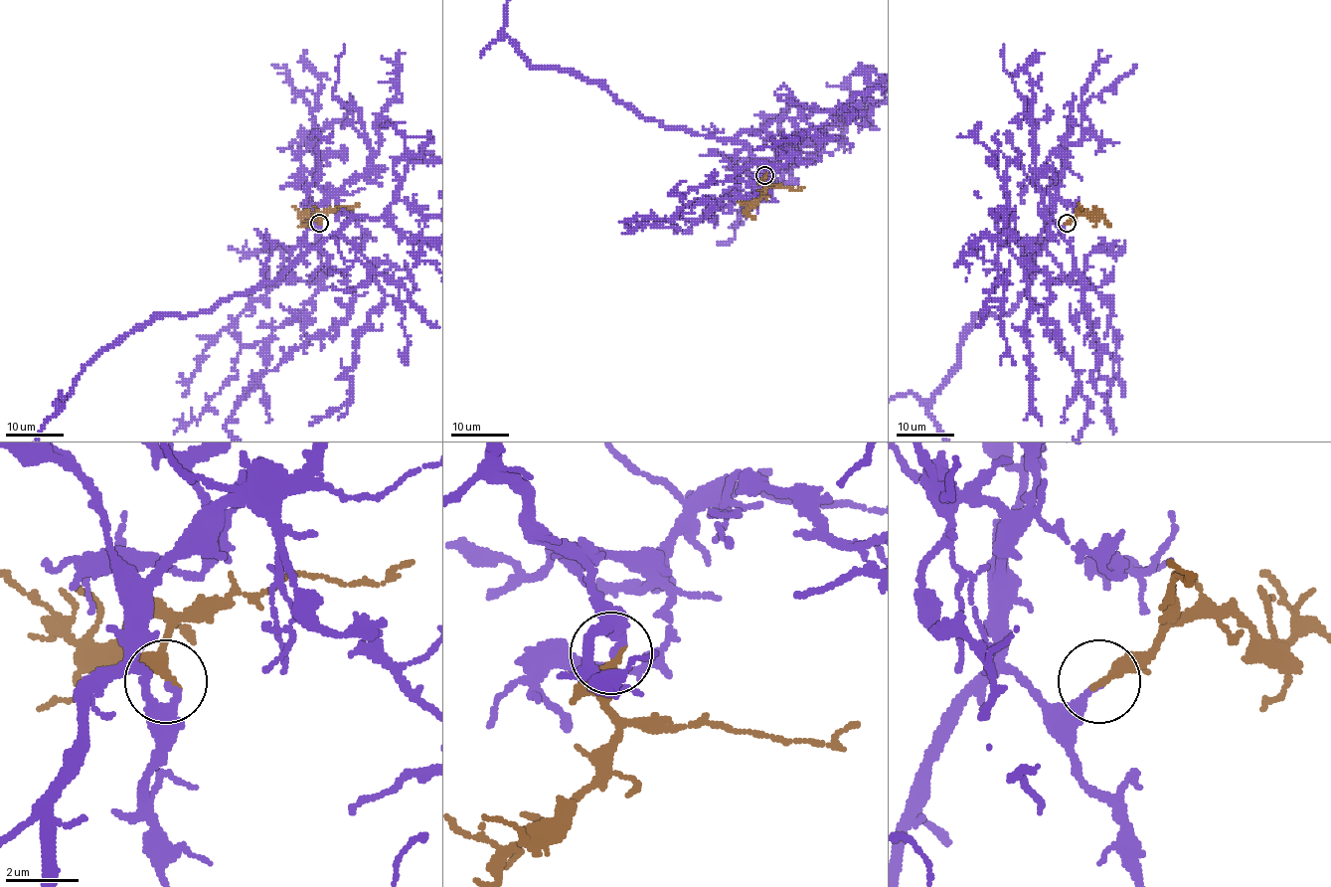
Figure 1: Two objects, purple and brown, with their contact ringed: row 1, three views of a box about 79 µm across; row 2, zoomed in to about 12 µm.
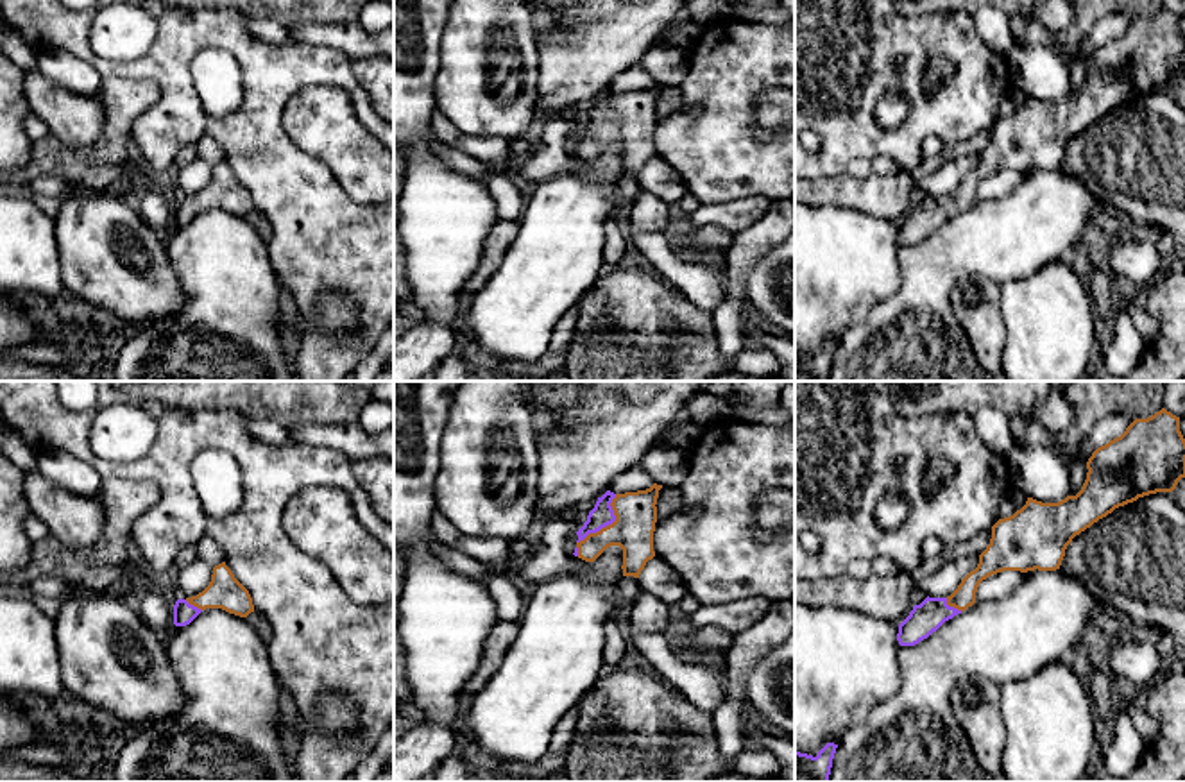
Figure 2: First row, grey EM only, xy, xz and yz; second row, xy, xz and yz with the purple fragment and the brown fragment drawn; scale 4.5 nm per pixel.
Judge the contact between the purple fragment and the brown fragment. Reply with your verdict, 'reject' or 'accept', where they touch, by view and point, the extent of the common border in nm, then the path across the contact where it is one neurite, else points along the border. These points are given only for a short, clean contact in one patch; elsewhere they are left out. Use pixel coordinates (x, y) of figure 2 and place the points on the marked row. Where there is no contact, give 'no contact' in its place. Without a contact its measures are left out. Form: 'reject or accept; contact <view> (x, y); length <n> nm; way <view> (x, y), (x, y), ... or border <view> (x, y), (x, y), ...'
accept; contact xz (607, 525); length 280 nm

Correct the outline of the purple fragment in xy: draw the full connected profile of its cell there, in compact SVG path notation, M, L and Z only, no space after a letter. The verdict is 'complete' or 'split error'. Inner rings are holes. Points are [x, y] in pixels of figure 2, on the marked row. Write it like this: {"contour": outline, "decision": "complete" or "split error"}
{"contour": "M226 562L213 567L211 582L202 592L175 601L174 625L186 626L206 608L222 608L240 617L254 612L249 591L234 578Z", "decision": "split error"}

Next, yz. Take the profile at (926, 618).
{"contour": "M1162 408L1147 419L1135 419L1121 437L1092 453L1087 469L1087 480L1076 496L1058 503L1027 497L1020 510L999 519L977 567L951 596L927 596L915 605L899 625L899 644L918 644L972 607L979 583L988 576L1002 571L1056 571L1072 539L1094 523L1138 497L1172 492L1185 478L1180 417Z", "decision": "split error"}

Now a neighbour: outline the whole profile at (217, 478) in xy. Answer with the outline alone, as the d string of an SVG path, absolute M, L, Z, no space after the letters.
M204 449L192 462L192 481L208 519L234 514L243 499L240 463L222 449Z

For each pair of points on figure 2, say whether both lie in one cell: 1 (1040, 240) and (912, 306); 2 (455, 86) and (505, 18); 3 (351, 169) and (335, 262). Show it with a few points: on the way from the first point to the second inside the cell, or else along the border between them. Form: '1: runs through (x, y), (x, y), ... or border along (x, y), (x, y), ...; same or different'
1: runs through (1008, 240), (976, 242), (944, 274); same
2: runs through (471, 70), (494, 47), (494, 40), (500, 34); same
3: border along (321, 161), (355, 201), (375, 204); different

